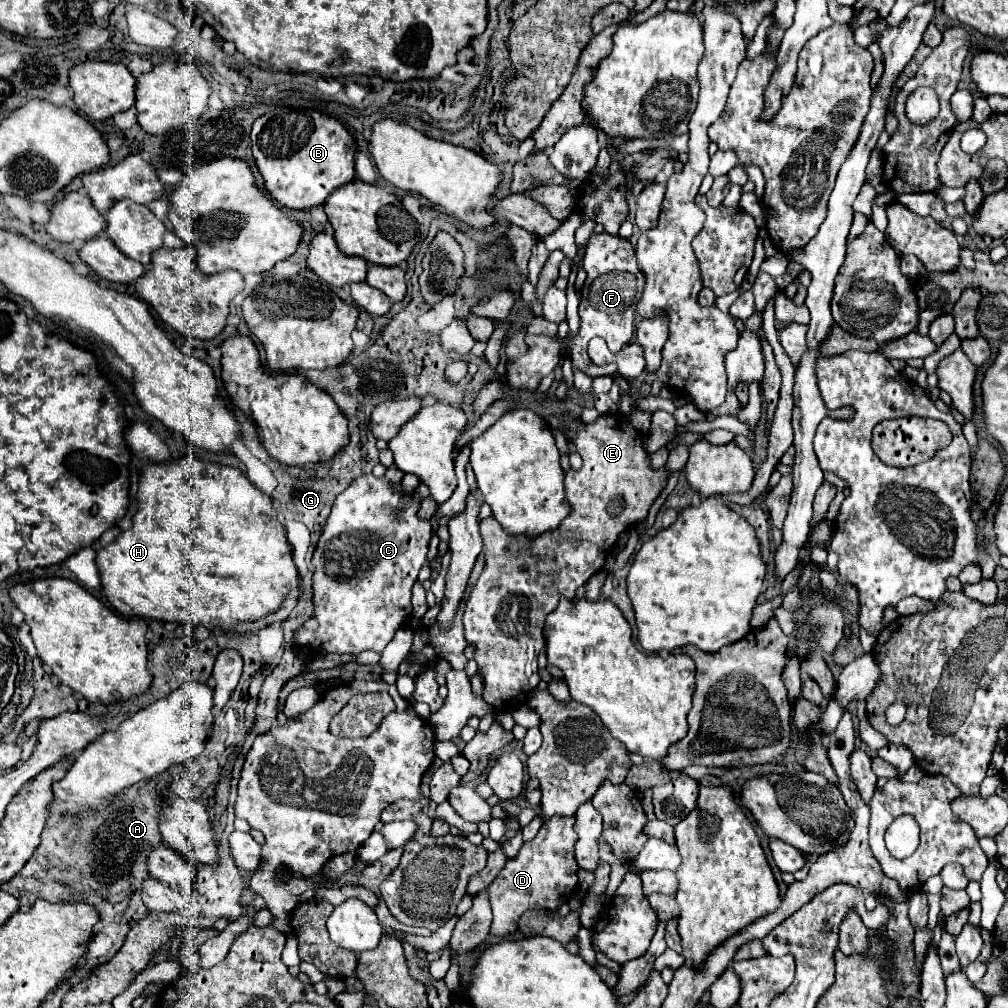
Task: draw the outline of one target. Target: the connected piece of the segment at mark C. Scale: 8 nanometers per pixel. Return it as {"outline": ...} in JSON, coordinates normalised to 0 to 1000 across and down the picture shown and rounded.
{"outline":[[[370,470],[366,472],[358,472],[354,474],[340,490],[334,492],[330,504],[328,504],[328,510],[320,522],[320,528],[318,528],[318,534],[313,542],[313,548],[311,548],[311,560],[313,560],[313,571],[311,571],[311,597],[313,597],[313,615],[314,615],[314,625],[305,625],[305,623],[297,623],[293,627],[293,635],[301,641],[309,641],[309,643],[314,643],[318,647],[338,647],[338,649],[358,649],[362,645],[370,645],[370,647],[380,647],[380,643],[390,635],[392,627],[396,623],[400,623],[406,613],[408,613],[408,583],[410,579],[414,577],[414,569],[422,558],[422,552],[424,552],[424,540],[426,540],[426,534],[428,534],[428,520],[426,516],[418,516],[414,512],[416,508],[416,502],[418,502],[418,492],[414,488],[402,488],[398,480],[388,480],[382,472],[374,474]]]}

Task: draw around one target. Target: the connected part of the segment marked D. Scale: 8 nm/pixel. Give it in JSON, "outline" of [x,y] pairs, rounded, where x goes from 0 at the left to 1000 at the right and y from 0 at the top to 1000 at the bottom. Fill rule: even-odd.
{"outline":[[[555,810],[557,815],[539,815],[535,827],[527,833],[521,835],[513,847],[513,851],[505,853],[499,863],[495,865],[495,869],[491,871],[491,875],[481,883],[485,889],[485,897],[489,903],[489,915],[487,915],[487,929],[503,929],[509,927],[515,919],[515,911],[519,905],[523,903],[545,903],[545,905],[553,905],[559,897],[563,897],[563,893],[568,889],[568,885],[572,883],[572,853],[568,849],[568,837],[572,835],[572,825],[568,823],[568,810],[561,812]]]}

